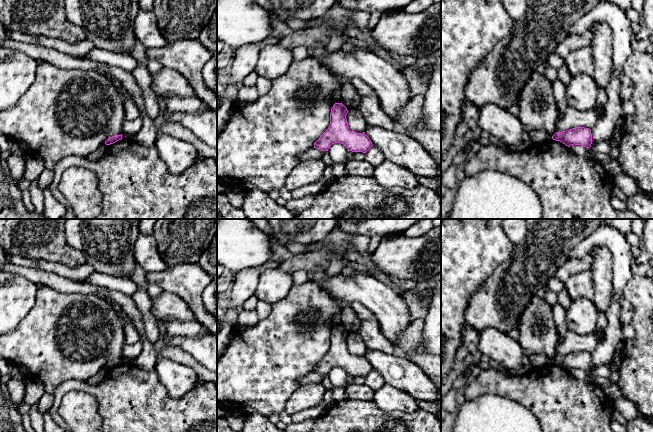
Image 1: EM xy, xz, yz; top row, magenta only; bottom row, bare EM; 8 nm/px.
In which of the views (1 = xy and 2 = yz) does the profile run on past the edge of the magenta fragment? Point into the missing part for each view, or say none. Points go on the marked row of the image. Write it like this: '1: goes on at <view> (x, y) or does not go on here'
1: does not go on here
2: does not go on here

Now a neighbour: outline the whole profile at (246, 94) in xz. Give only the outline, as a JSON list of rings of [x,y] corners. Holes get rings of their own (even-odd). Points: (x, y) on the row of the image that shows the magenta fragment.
[[[243,86],[239,89],[235,104],[239,102],[253,102],[259,97],[257,88],[255,86]]]

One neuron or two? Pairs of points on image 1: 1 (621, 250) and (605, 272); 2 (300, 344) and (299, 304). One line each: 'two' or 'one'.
1: two
2: one

